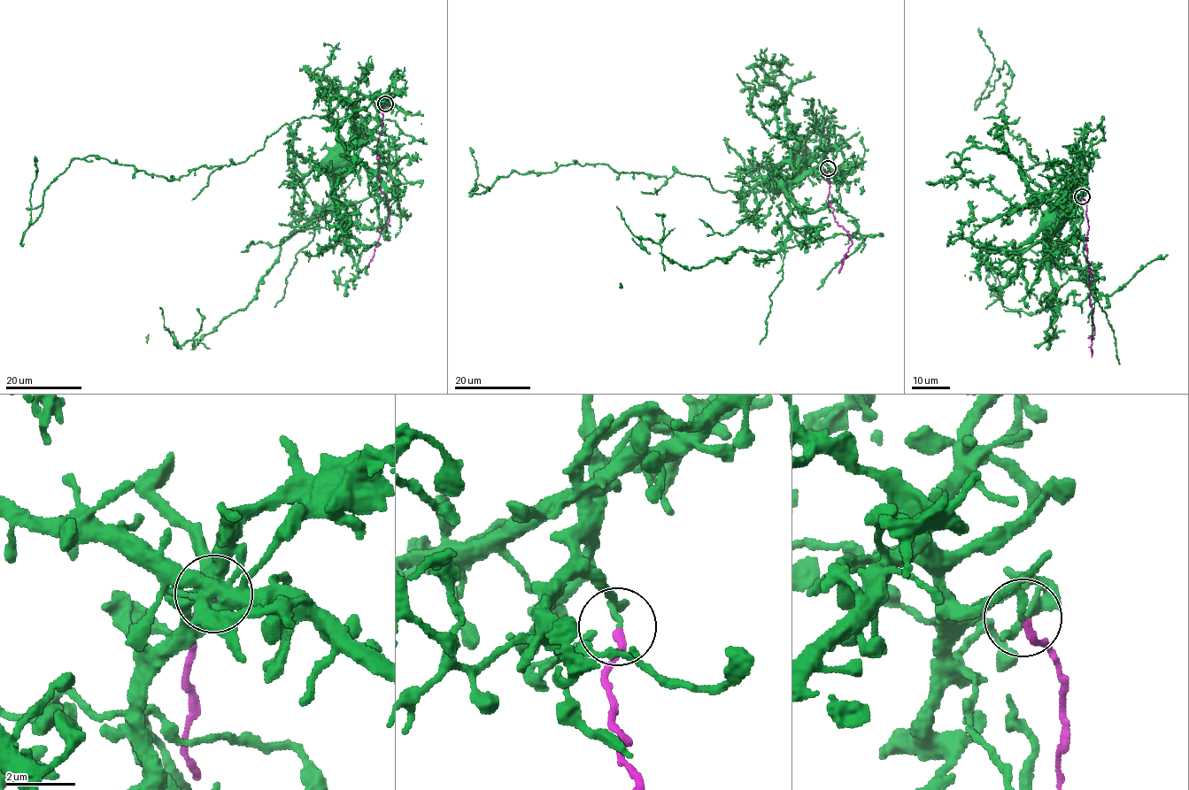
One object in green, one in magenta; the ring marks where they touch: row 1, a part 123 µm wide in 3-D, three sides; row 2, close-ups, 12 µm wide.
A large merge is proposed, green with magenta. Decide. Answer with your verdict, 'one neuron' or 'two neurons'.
two neurons

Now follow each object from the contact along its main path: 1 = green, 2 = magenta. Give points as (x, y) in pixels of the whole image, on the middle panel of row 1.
1: (828, 168), (824, 163), (820, 164), (822, 170), (798, 174), (781, 183)
2: (828, 168), (827, 197), (835, 220), (848, 232), (853, 243), (838, 273)

